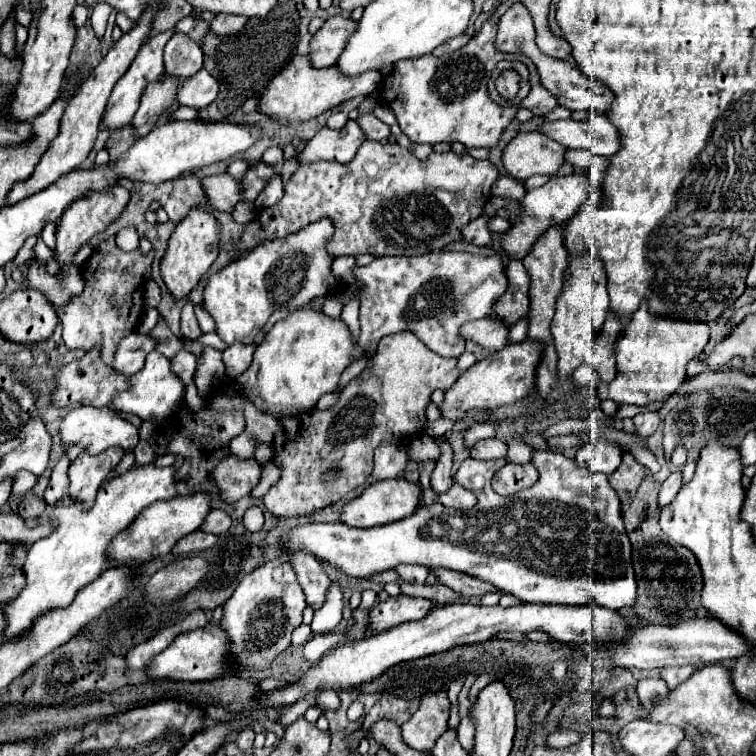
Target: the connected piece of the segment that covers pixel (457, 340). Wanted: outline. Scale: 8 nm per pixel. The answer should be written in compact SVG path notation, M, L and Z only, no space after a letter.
M444 249L410 257L376 257L370 265L356 267L354 273L364 283L358 345L370 355L384 335L412 331L438 355L460 357L466 343L460 337L460 327L492 315L496 299L508 291L506 265L498 253L490 251L472 255Z

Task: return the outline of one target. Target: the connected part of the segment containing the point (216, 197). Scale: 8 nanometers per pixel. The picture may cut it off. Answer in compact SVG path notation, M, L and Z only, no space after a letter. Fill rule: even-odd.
M226 173L222 175L212 175L212 177L204 177L202 179L204 185L204 193L208 197L208 203L218 209L218 211L226 211L232 213L234 207L242 201L242 189L240 189L240 181L228 177Z

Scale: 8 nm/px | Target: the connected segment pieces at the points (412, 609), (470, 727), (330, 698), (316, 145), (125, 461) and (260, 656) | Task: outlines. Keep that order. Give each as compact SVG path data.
M412 595L388 597L370 613L368 627L380 633L400 623L422 619L430 609L434 609L434 601L424 597L412 597Z
M468 714L462 717L462 721L460 721L460 725L458 725L458 737L460 737L462 747L470 754L474 746L474 724Z
M326 689L326 691L322 691L322 693L316 697L316 705L320 705L322 709L332 709L332 711L336 711L336 709L340 709L340 697L338 697L336 691Z
M348 121L342 129L322 127L300 153L300 163L314 161L336 161L348 163L354 159L360 145L366 141L366 133L358 125L358 121Z
M127 452L124 457L122 458L121 462L117 465L116 469L113 472L108 474L108 477L105 479L104 483L110 481L116 477L116 475L124 474L130 467L132 467L135 463L135 456L132 452Z
M272 559L254 569L224 603L224 615L220 619L220 625L228 631L234 659L244 669L270 665L272 659L290 645L292 631L303 621L304 607L304 591L288 561Z

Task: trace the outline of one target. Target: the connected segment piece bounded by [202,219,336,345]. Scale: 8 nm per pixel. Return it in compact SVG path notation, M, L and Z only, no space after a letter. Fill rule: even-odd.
M320 219L284 239L264 241L214 273L204 289L202 305L214 317L216 333L228 345L250 343L252 333L260 331L274 311L292 311L316 297L328 295L336 287L332 275L334 255L326 249L332 235L334 223Z

